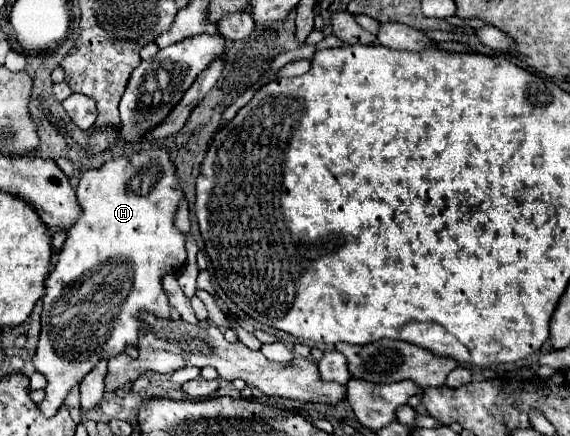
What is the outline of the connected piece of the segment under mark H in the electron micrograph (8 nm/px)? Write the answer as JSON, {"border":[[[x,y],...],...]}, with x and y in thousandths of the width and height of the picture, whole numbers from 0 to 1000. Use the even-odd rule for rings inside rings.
{"border":[[[258,342],[230,365],[209,360],[188,369],[177,388],[142,397],[135,456],[146,489],[121,525],[104,599],[79,644],[72,764],[65,805],[54,823],[58,842],[82,869],[82,911],[68,924],[79,956],[89,956],[104,938],[125,888],[139,883],[177,823],[191,828],[219,810],[223,796],[244,791],[251,718],[268,718],[289,736],[296,732],[300,704],[282,658],[282,635],[286,626],[318,622],[328,599],[328,544],[307,521],[307,489],[321,452],[325,447],[307,406],[307,383],[296,374],[289,342]]]}

